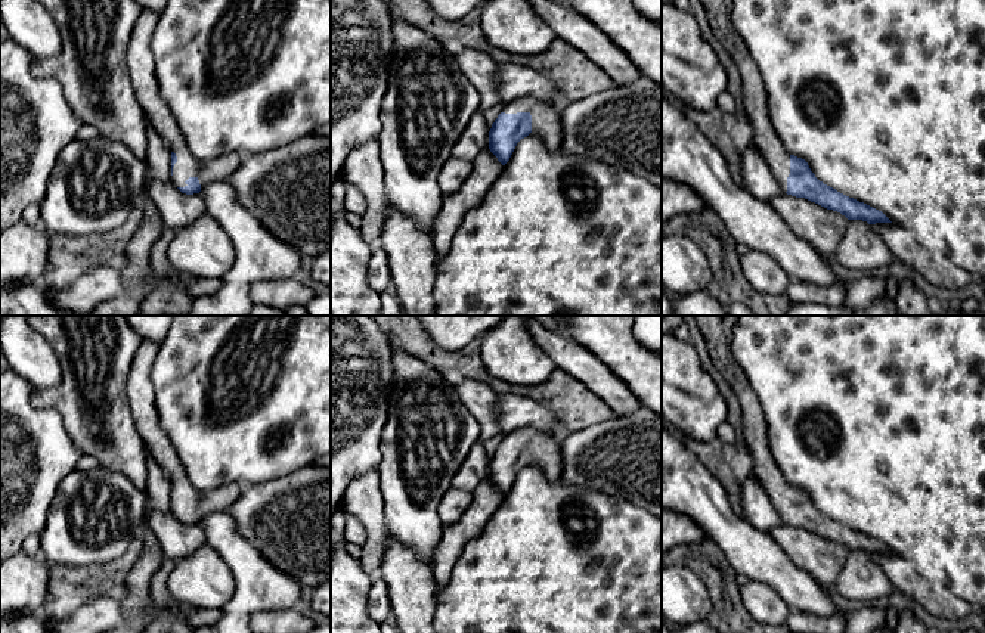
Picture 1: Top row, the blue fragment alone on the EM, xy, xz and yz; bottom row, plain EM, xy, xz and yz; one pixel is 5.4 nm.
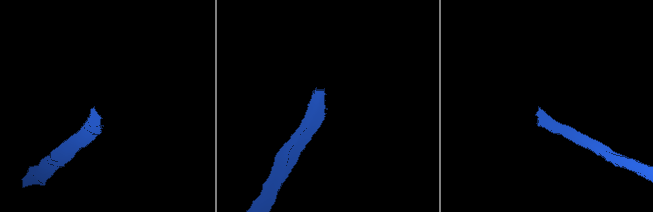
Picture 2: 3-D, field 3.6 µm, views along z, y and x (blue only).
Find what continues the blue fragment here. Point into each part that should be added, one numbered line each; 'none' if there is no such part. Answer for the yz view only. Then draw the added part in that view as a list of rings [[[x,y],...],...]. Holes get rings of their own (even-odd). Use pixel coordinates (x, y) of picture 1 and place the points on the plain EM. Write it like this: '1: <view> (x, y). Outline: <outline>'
1: yz (716, 331). Outline: [[[694,316],[713,366],[737,394],[741,409],[743,434],[753,468],[749,477],[761,481],[783,522],[787,522],[790,484],[784,480],[768,447],[766,421],[761,403],[743,369],[732,359],[732,331],[738,316]]]

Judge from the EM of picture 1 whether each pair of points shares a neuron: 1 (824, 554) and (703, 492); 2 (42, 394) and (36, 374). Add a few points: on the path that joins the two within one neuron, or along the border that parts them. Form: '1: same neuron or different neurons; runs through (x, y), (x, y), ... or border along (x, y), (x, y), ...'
1: different neurons; border along (768, 533), (792, 559)
2: different neurons; border along (56, 357), (61, 381), (55, 387), (36, 388)

